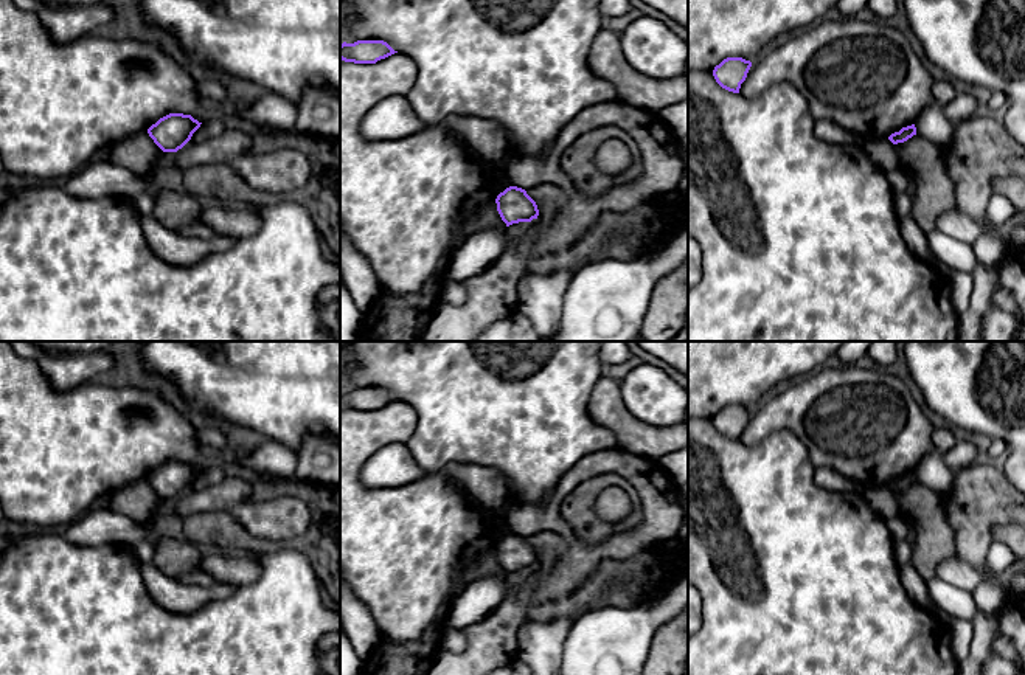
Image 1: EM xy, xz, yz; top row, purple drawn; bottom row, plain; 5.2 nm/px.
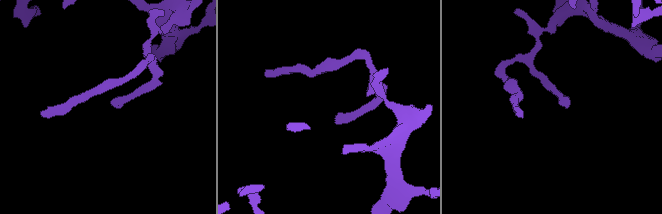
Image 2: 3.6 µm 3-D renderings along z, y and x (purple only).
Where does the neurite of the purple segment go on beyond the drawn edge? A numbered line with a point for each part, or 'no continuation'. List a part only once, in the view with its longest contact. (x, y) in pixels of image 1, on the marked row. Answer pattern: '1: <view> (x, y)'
no continuation

